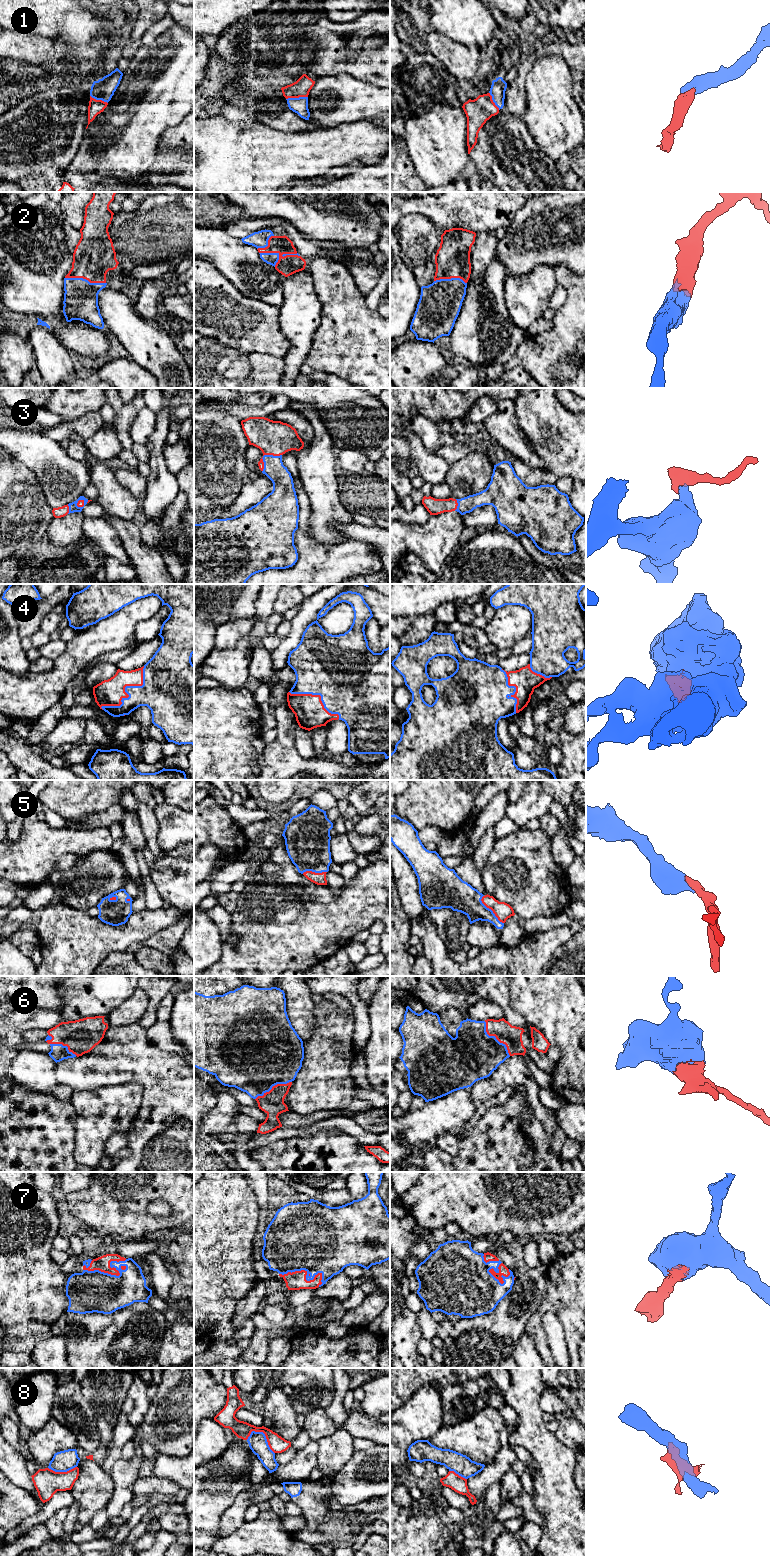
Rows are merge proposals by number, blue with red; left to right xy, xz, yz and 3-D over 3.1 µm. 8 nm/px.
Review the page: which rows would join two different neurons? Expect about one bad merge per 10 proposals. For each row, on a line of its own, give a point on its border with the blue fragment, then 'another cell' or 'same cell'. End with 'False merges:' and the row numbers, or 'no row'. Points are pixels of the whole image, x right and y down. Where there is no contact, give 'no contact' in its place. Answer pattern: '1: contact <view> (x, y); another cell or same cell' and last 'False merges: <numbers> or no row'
1: contact xz (296, 98); same cell
2: contact xy (85, 279); same cell
3: contact xz (264, 455); same cell
4: contact xy (125, 690); same cell
5: contact yz (490, 909); same cell
6: contact yz (495, 1037); same cell
7: contact xy (115, 1275); same cell
8: contact xz (265, 1437); another cell
False merges: 8

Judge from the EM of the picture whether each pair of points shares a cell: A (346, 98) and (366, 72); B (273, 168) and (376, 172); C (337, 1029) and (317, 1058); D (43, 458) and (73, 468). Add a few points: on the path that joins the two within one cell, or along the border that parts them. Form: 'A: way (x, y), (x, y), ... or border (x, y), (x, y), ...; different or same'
A: border (337, 74), (349, 73), (379, 87); different
B: border (379, 160), (363, 165); different
C: way (330, 1036), (327, 1038), (327, 1047), (323, 1051); same
D: way (50, 462), (61, 468), (66, 468); same

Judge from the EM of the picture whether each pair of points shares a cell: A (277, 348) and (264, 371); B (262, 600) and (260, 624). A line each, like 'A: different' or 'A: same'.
A: different
B: same

